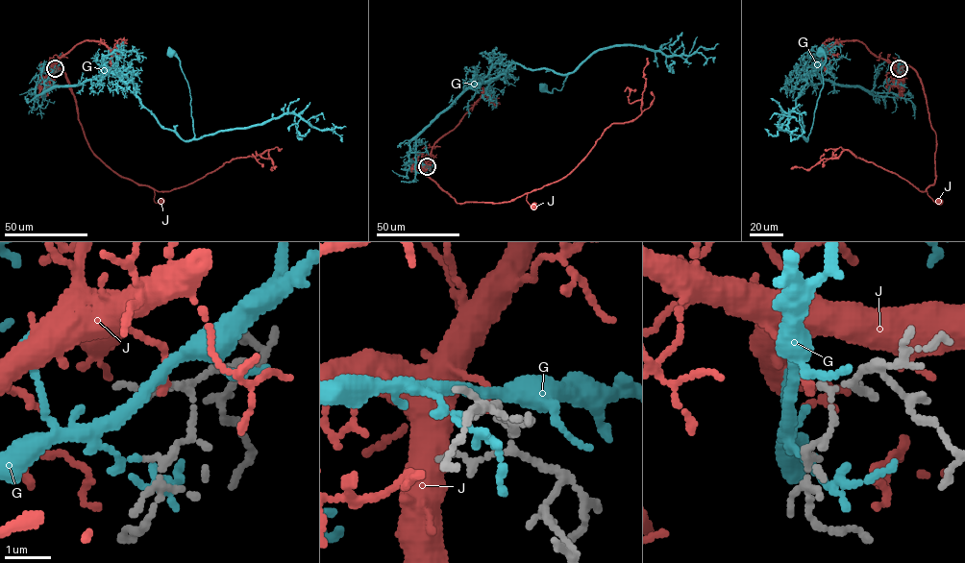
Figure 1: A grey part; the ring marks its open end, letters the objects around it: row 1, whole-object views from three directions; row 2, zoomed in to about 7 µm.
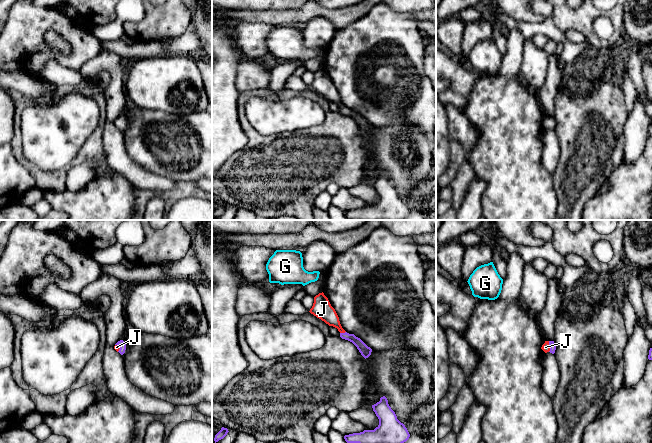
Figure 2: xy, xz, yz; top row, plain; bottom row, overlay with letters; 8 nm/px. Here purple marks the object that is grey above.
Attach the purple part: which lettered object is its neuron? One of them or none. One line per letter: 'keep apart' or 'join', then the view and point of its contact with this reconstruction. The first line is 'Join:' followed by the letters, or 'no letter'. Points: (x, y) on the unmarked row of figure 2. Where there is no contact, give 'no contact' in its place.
Join: J
G: keep apart; no contact
J: join; meets purple in yz at (550, 122)

